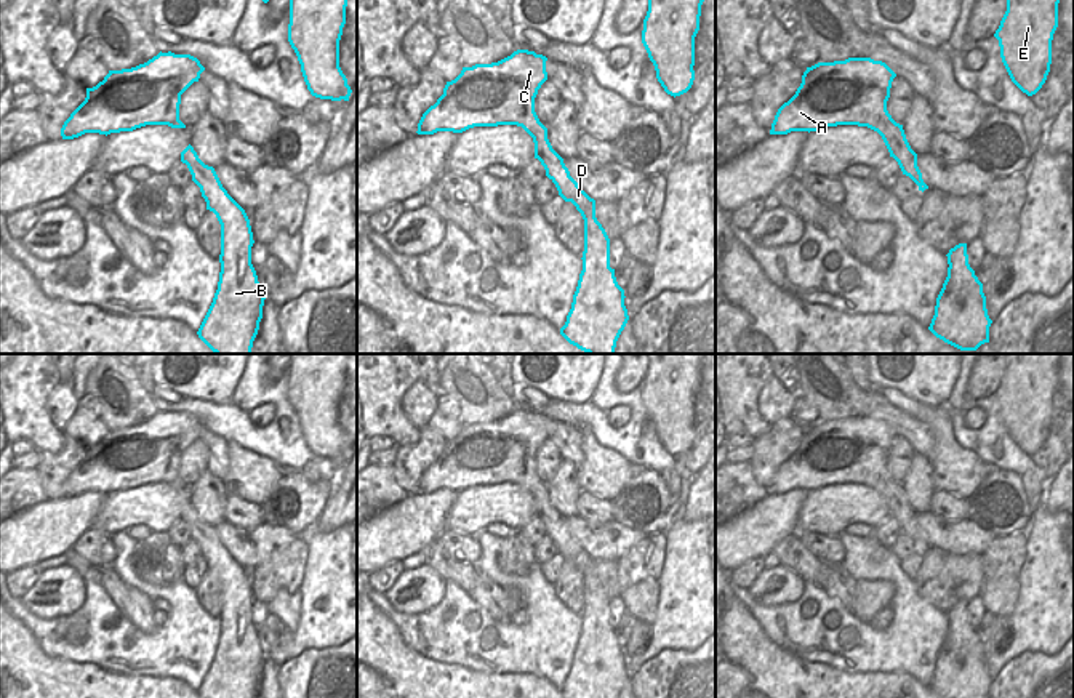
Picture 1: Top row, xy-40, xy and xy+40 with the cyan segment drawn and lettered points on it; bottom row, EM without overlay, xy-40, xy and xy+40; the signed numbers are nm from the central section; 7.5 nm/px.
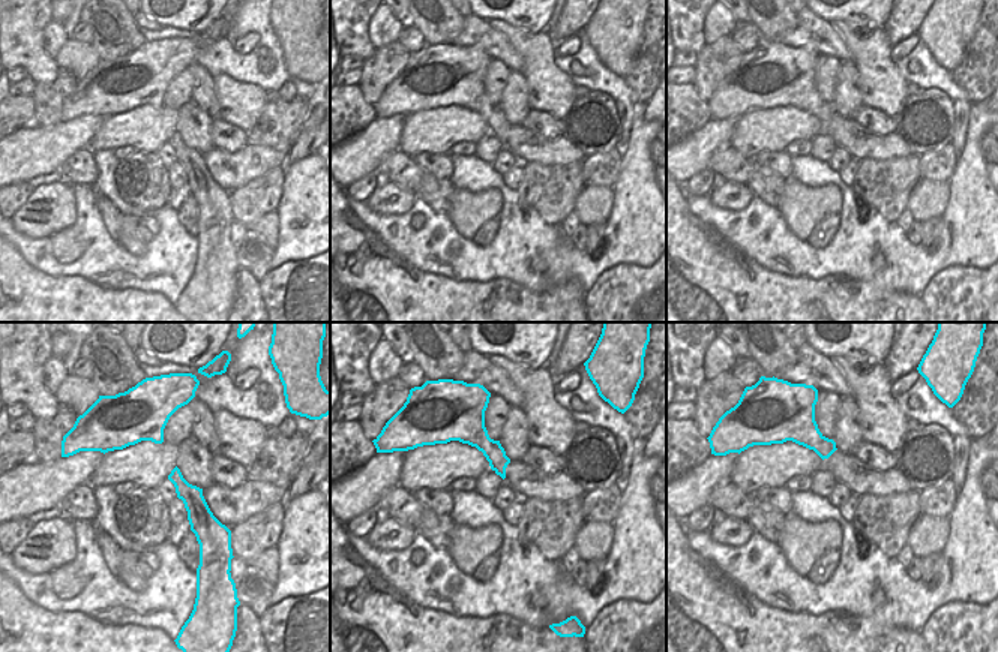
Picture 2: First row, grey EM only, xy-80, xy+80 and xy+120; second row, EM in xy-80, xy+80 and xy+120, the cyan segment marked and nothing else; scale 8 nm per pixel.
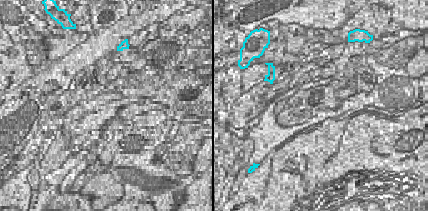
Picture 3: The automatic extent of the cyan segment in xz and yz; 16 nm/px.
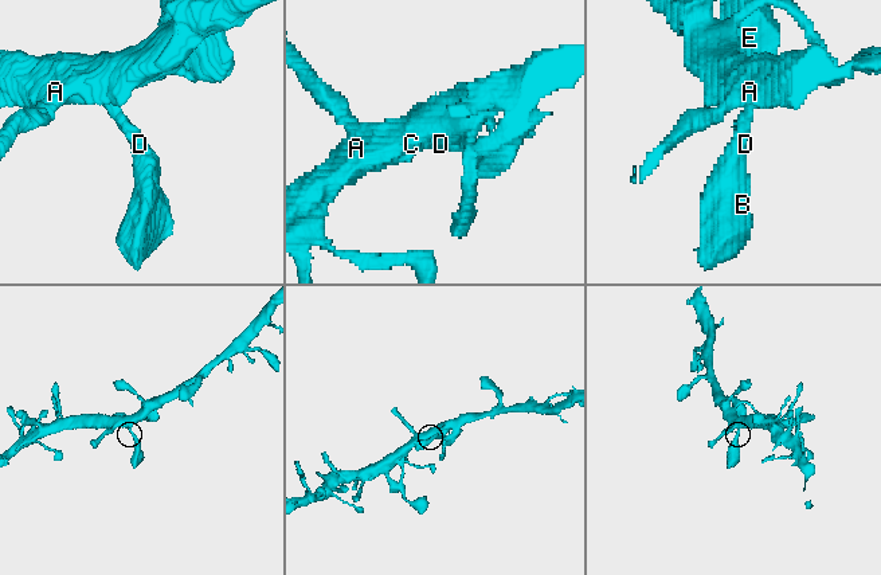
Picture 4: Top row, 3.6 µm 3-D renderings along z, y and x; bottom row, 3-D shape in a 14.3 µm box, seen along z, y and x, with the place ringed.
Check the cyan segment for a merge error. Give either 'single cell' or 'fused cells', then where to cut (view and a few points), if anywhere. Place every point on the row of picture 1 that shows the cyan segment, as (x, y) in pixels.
single cell; cut none

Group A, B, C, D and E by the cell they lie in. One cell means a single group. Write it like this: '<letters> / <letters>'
A B C D E

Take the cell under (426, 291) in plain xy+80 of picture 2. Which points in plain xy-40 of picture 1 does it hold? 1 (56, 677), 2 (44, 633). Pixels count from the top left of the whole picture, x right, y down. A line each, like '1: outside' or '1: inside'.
1: inside
2: outside

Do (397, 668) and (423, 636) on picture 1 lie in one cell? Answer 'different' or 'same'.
different

